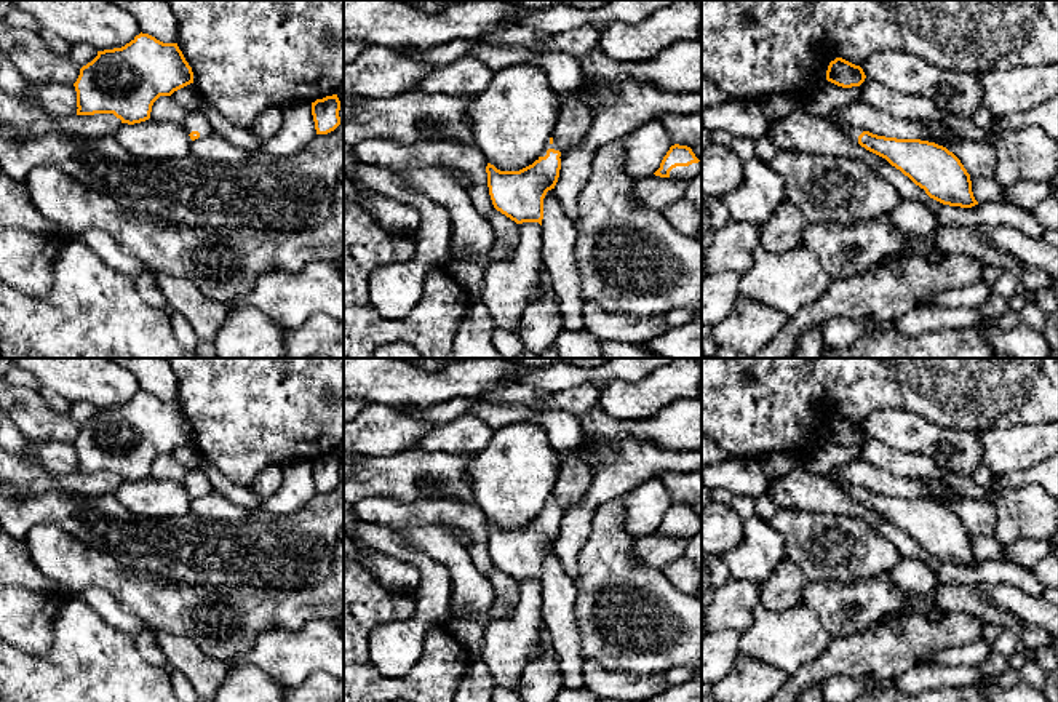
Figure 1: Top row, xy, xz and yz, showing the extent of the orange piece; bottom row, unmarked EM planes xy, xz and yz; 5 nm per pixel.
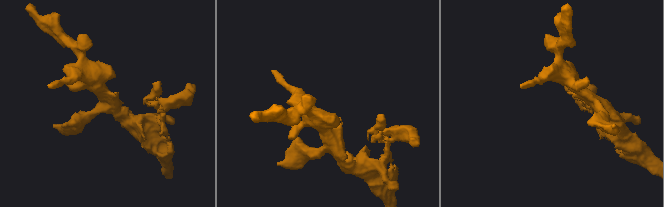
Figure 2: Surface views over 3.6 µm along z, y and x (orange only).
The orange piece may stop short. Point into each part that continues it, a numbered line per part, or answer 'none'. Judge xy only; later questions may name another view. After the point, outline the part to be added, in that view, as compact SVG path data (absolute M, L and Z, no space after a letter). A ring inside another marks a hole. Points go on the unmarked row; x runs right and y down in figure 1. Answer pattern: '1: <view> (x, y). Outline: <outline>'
1: xy (195, 478). Outline: M200 467L189 470L184 480L184 488L187 493L190 493L192 489L198 489L200 496L213 491L208 475Z

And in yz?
1: yz (846, 486). Outline: M833 477L834 483L845 493L849 494L853 501L858 501L858 494L865 489L861 486L850 485L845 480L839 480L837 477Z

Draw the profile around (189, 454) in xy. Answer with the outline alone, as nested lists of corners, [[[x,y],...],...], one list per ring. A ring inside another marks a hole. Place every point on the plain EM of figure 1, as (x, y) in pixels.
[[[193,441],[174,449],[171,456],[187,470],[198,469],[203,462],[203,454]]]

